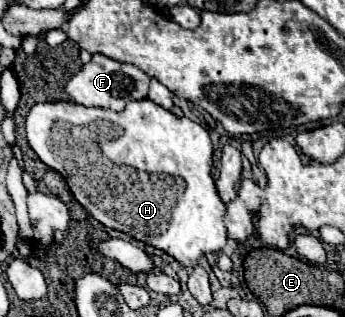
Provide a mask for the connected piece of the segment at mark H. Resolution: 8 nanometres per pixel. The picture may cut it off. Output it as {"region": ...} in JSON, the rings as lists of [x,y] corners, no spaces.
{"region":[[[150,99],[130,101],[122,113],[84,107],[72,101],[48,101],[36,103],[30,109],[26,117],[26,139],[34,153],[66,179],[78,203],[102,225],[166,251],[184,267],[194,265],[202,253],[218,253],[226,245],[226,205],[218,197],[212,179],[208,131],[198,123],[186,117],[180,119]]]}

